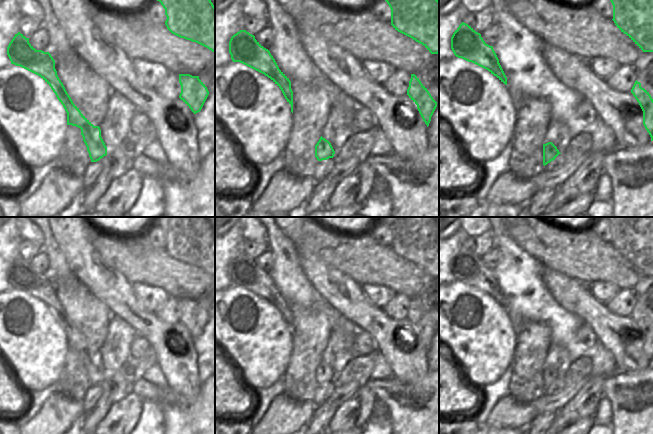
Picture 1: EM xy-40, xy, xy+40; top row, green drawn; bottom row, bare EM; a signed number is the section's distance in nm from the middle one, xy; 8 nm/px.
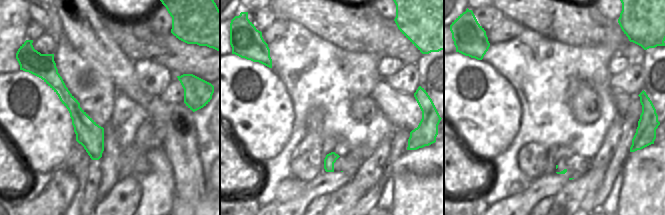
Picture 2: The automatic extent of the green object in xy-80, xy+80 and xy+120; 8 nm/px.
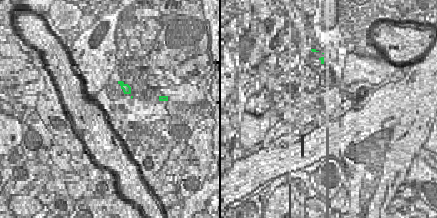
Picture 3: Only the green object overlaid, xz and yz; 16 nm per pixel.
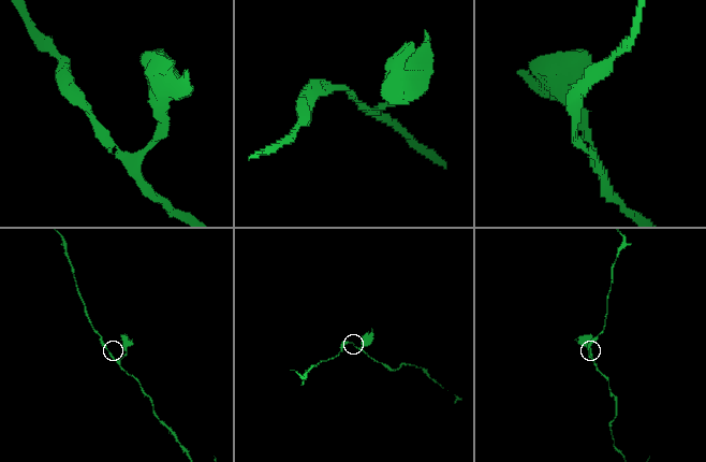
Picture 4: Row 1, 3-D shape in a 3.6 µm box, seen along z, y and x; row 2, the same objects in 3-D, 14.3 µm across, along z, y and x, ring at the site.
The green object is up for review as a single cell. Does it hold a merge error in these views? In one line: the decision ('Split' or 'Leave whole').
Leave whole

